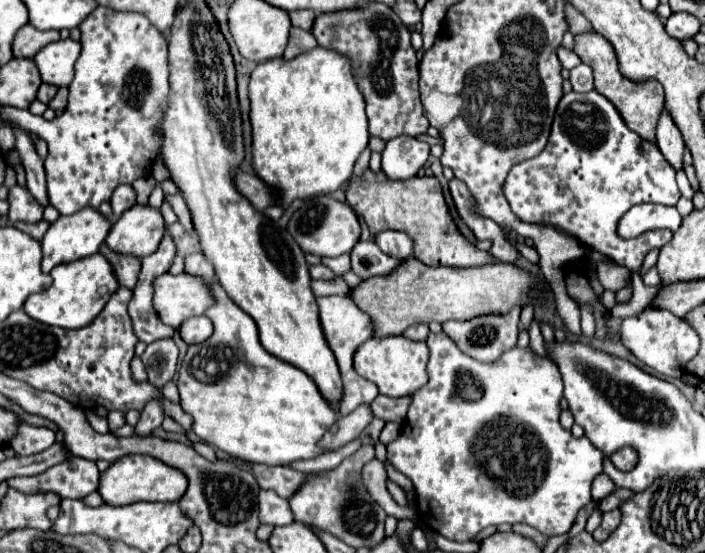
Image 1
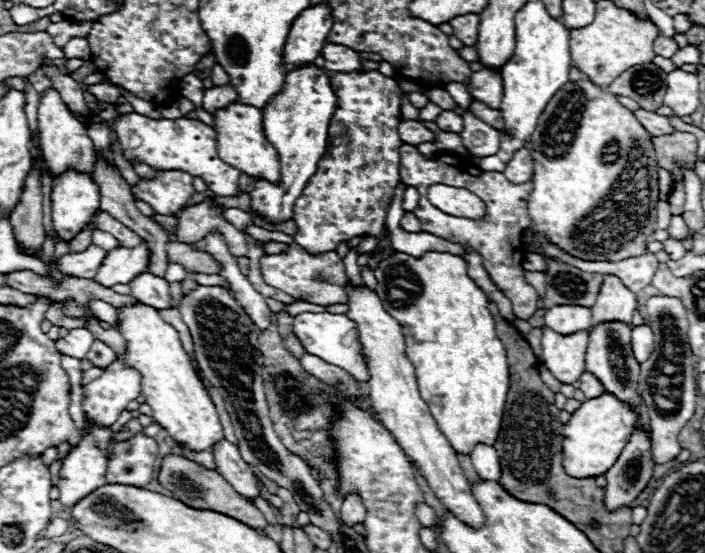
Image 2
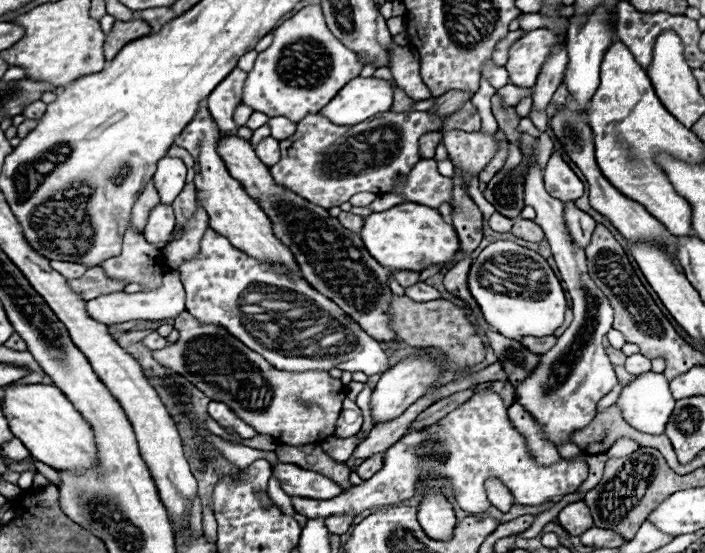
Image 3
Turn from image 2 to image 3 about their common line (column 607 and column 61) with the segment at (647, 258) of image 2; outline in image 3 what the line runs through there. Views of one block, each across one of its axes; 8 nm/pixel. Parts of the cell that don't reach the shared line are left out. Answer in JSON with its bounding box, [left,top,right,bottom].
[50,260,88,280]

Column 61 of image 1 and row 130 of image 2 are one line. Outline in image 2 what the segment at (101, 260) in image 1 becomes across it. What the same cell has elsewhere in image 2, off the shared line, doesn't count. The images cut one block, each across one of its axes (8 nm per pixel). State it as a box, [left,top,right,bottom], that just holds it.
[252,64,336,222]

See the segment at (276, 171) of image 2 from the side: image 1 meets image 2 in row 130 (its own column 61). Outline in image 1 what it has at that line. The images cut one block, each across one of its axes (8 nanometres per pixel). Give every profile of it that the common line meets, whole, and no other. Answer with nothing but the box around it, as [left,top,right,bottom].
[42,208,112,272]

